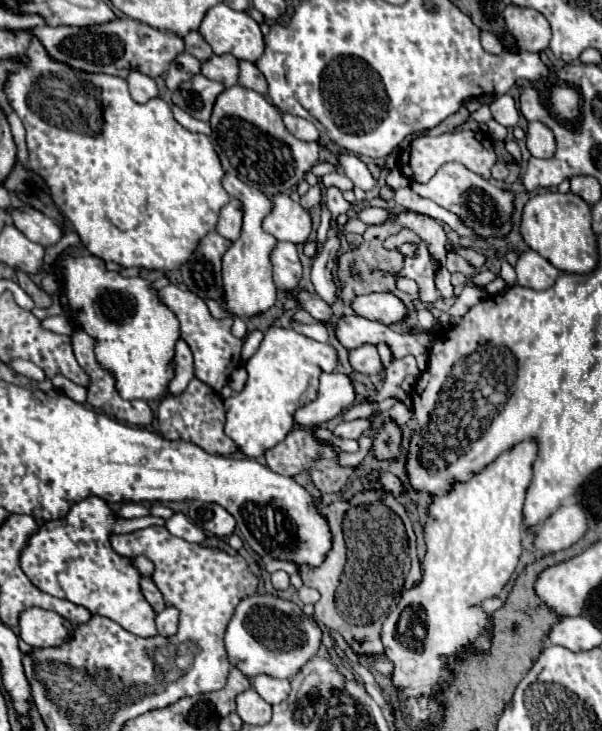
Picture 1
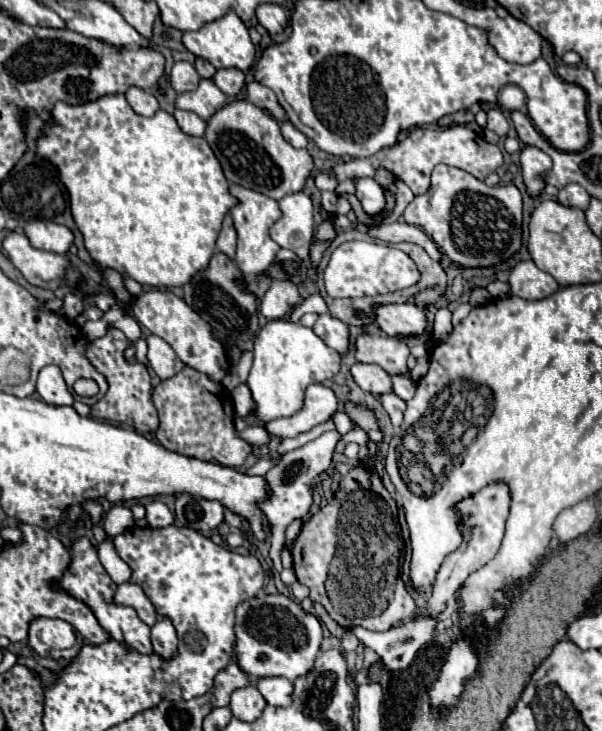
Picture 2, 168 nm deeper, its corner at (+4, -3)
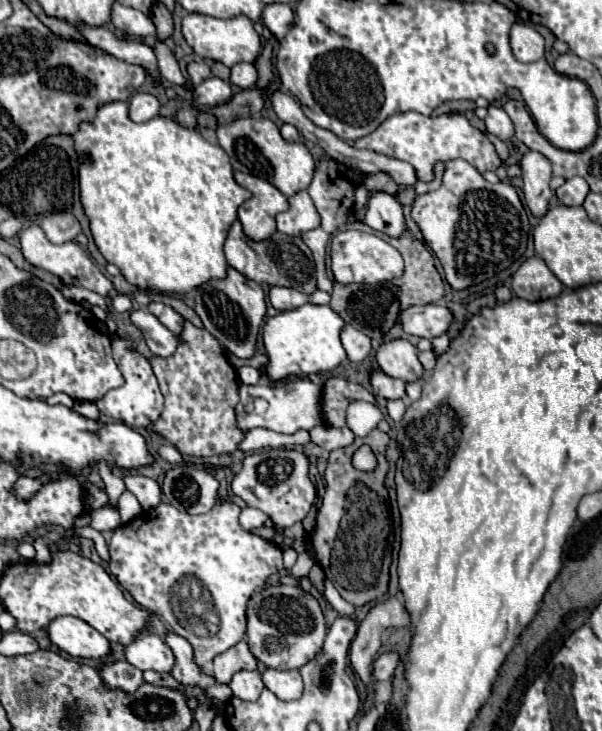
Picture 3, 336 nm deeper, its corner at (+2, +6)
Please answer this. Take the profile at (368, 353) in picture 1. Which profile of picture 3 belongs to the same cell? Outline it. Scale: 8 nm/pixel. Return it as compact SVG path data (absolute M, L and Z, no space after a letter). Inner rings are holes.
M372 372L372 394L384 400L402 400L406 396L406 384L386 376L384 372Z

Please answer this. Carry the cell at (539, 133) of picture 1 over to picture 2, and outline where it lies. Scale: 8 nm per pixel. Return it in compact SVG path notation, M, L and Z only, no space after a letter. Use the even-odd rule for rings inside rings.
M524 147L520 151L520 169L524 175L524 183L532 197L544 189L544 177L552 167L552 159L538 147Z

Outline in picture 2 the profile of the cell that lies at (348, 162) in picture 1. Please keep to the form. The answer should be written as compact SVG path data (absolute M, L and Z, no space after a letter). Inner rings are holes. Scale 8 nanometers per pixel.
M370 177L354 179L354 183L356 183L356 197L360 199L364 211L370 213L370 215L380 213L384 209L384 191L382 191L382 187Z

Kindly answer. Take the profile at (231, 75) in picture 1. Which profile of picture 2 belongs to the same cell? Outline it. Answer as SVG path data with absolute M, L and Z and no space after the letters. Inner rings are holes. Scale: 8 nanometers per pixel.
M230 67L230 69L218 69L216 75L212 77L212 81L216 83L216 87L220 91L224 91L226 95L230 95L230 97L234 97L234 95L240 93L240 89L246 83L244 79L246 79L246 75L240 69L234 69L234 67Z

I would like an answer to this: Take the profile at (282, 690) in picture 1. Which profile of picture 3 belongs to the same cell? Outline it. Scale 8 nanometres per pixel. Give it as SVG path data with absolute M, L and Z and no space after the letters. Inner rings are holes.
M272 670L262 674L268 690L272 690L280 700L296 700L302 694L302 678L298 670Z

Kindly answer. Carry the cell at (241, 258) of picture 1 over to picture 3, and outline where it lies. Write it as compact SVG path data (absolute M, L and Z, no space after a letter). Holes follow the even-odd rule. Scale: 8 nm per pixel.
M234 172L234 180L252 192L252 198L238 210L244 234L250 240L270 238L276 232L276 214L288 210L288 198L276 186L252 174Z

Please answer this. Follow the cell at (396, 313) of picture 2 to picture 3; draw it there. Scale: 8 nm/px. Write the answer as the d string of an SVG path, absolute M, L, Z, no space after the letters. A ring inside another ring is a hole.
M426 304L426 306L412 306L400 312L400 324L406 334L414 334L420 338L436 338L448 332L454 314L446 306Z

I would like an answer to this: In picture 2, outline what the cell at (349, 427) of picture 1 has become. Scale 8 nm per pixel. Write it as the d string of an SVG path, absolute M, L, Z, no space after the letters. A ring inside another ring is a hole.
M332 429L332 431L324 431L318 439L306 443L304 447L296 449L296 451L290 451L286 453L278 465L274 465L268 473L266 473L266 481L270 485L270 491L272 495L260 503L260 509L264 511L268 523L272 525L272 537L270 537L270 557L274 561L274 567L278 571L282 571L282 565L280 565L280 549L284 547L284 531L286 527L296 519L296 517L306 517L308 515L308 509L312 505L312 495L310 495L310 481L320 475L322 471L330 469L332 467L332 455L336 451L336 445L338 441L342 439L342 435Z

